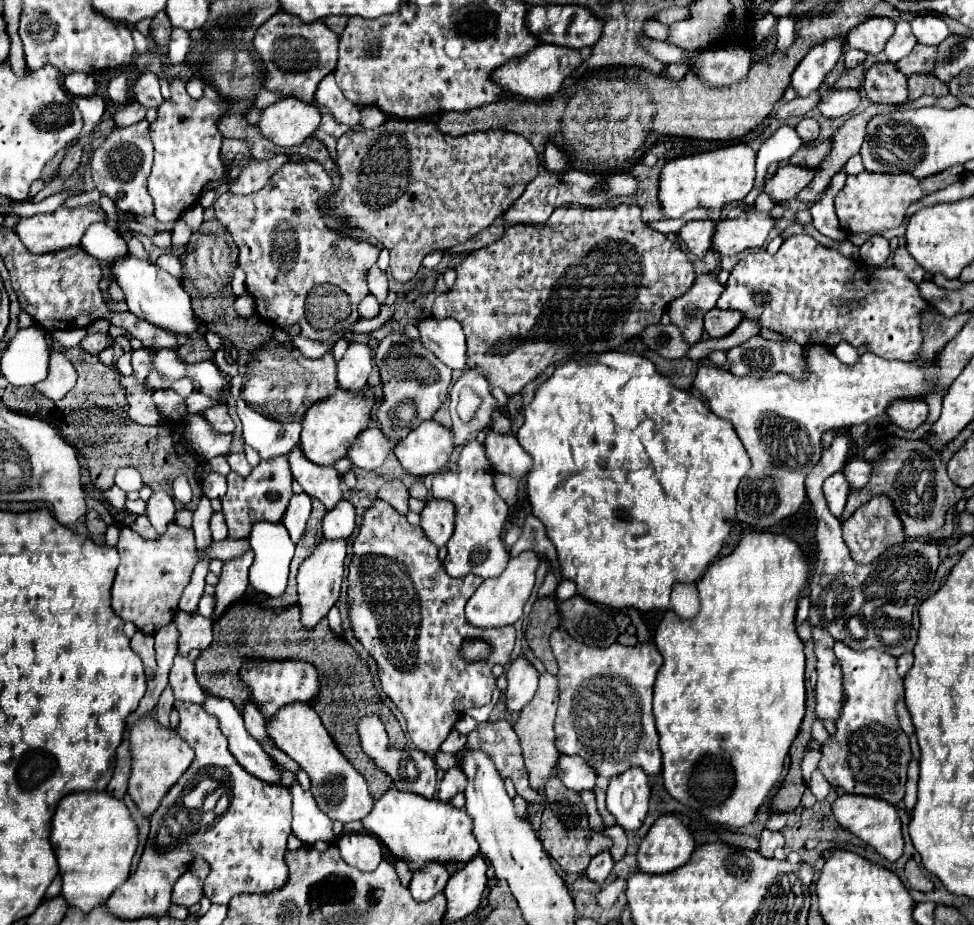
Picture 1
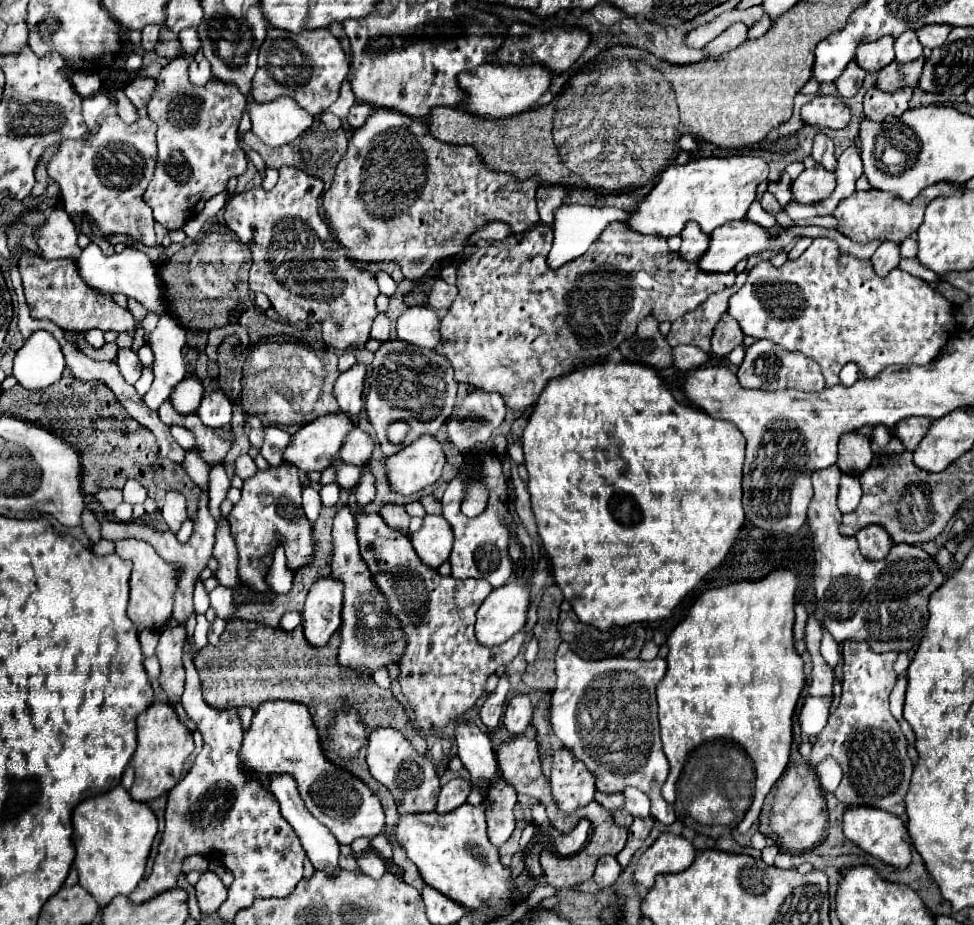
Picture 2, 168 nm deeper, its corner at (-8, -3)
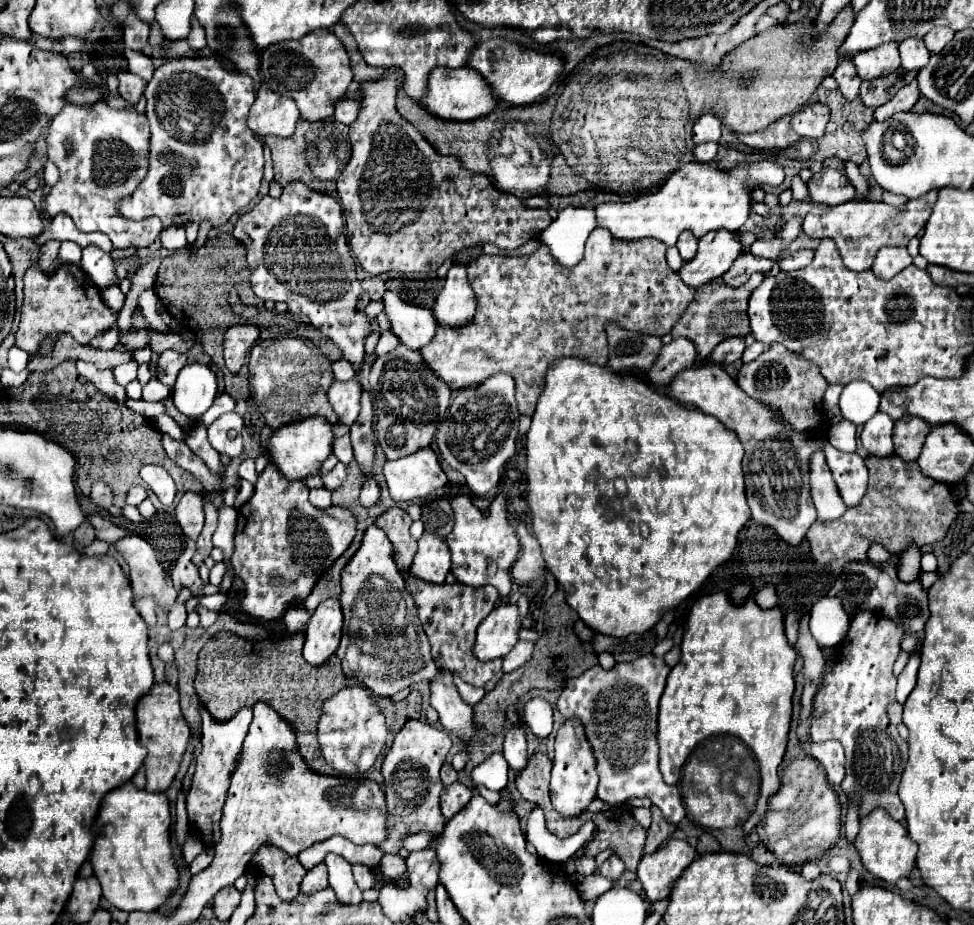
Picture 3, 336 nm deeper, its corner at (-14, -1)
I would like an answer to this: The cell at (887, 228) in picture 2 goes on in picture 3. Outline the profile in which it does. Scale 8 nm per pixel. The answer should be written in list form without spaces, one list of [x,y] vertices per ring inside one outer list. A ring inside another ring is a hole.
[[[934,189],[924,193],[924,197],[906,201],[900,209],[884,201],[868,201],[868,199],[846,201],[844,205],[836,205],[836,207],[814,205],[810,213],[804,217],[802,229],[806,235],[816,239],[824,239],[824,237],[834,239],[844,259],[844,265],[852,271],[866,271],[872,267],[872,261],[876,259],[880,247],[908,245],[908,241],[920,233],[920,229],[926,225],[934,209],[936,199],[938,199],[938,191]]]

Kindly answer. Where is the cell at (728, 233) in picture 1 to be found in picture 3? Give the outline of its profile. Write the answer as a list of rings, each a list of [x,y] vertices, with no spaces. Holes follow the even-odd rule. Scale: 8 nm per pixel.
[[[718,229],[700,239],[698,253],[678,273],[688,287],[702,287],[732,267],[732,261],[744,251],[740,233]]]

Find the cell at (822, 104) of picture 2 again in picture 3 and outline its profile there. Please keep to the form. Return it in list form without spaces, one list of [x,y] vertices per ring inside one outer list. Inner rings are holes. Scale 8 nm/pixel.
[[[824,103],[806,105],[792,119],[798,137],[810,137],[810,139],[818,139],[820,135],[824,135],[828,121],[830,121],[830,107]]]

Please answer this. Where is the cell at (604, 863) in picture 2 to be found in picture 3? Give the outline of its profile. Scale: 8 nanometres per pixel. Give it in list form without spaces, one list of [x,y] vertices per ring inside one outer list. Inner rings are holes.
[[[610,855],[610,857],[602,863],[600,873],[602,873],[604,877],[612,879],[612,881],[618,881],[618,879],[620,879],[620,875],[624,873],[624,863],[620,861],[620,857],[618,857],[618,855]]]

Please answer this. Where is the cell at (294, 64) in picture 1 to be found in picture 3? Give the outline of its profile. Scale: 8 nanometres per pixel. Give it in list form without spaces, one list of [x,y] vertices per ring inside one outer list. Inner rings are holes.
[[[328,29],[316,31],[316,41],[308,45],[302,41],[280,41],[264,49],[262,75],[268,89],[284,93],[298,103],[302,119],[306,121],[330,119],[352,81],[350,57],[338,37]]]

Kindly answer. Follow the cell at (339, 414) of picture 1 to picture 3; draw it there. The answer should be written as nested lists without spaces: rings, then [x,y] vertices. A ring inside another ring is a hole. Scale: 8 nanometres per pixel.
[[[308,417],[290,425],[284,425],[272,433],[268,453],[270,461],[284,473],[288,479],[306,479],[308,475],[314,475],[320,465],[332,455],[332,441],[334,441],[334,425],[328,423],[324,417]]]

